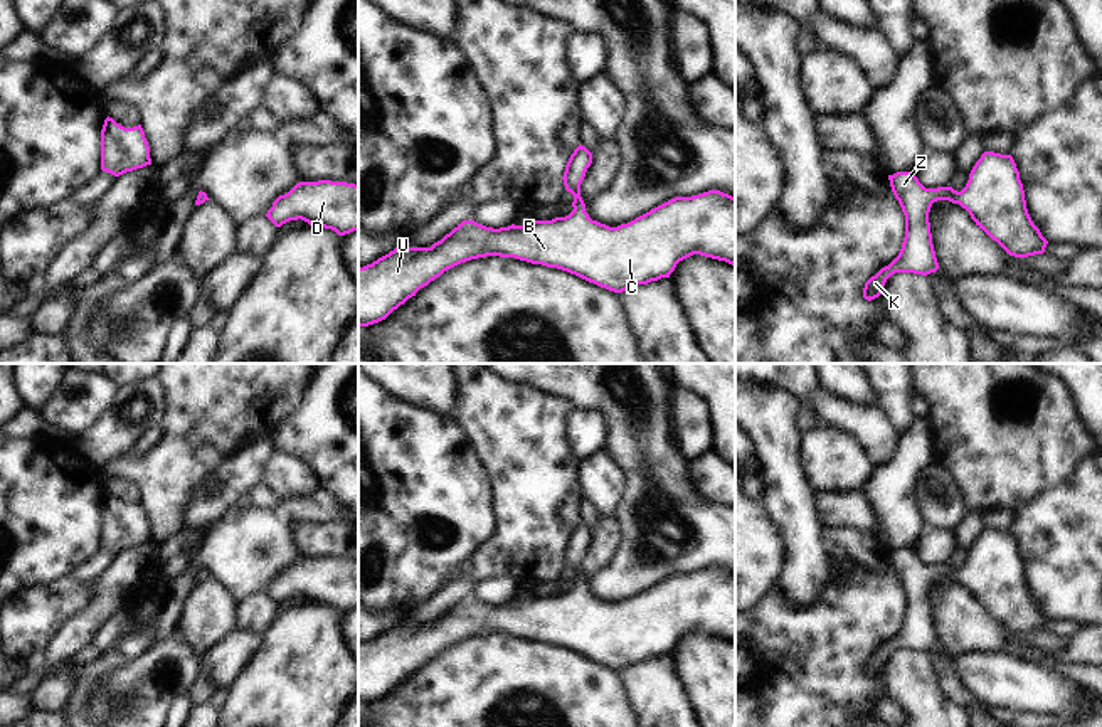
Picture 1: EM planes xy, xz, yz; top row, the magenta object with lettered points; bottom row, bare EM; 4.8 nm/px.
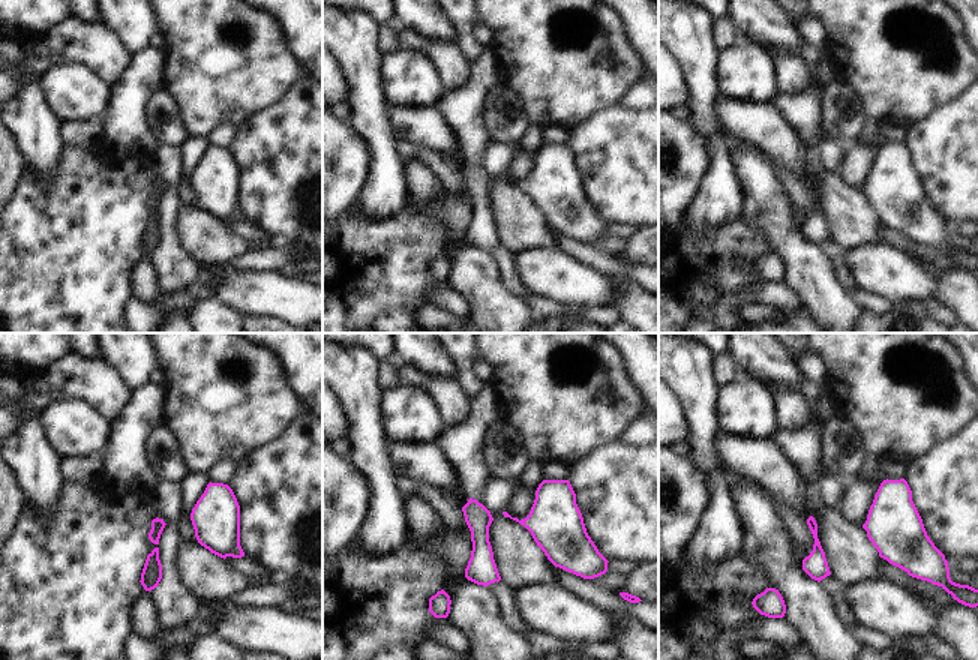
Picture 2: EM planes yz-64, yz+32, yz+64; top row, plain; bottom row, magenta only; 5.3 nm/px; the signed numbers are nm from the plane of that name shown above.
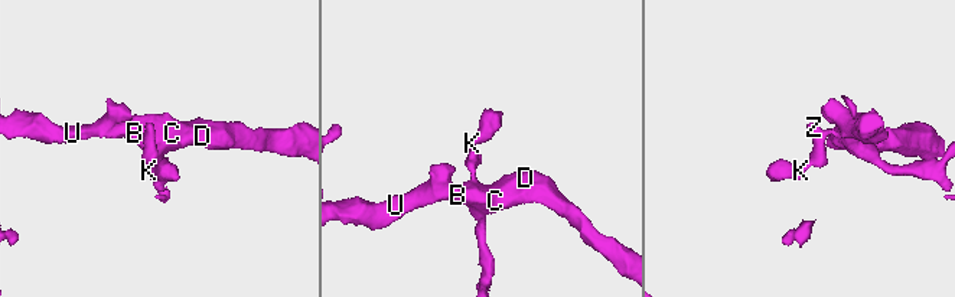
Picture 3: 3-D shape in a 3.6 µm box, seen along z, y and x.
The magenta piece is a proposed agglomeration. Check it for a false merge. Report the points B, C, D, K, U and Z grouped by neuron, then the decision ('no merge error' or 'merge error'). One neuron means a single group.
B C D K U Z | no merge error

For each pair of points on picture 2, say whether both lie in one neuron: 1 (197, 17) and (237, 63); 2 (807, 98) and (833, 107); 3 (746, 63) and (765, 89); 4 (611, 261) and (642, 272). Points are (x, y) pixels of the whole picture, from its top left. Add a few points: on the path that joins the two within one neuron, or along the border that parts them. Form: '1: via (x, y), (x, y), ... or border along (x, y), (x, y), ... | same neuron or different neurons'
1: via (209, 29), (213, 39), (225, 51) | same neuron
2: border along (821, 99), (822, 126) | different neurons
3: via (746, 69), (759, 83) | same neuron
4: via (618, 269), (635, 272) | same neuron

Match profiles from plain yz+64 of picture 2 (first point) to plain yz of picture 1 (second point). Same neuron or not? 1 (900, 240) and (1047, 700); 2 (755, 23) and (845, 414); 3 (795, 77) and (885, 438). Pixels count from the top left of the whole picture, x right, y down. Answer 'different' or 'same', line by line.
1: different
2: different
3: same

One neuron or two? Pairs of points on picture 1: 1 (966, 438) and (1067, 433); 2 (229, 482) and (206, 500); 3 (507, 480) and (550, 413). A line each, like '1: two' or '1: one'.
1: one
2: one
3: one

